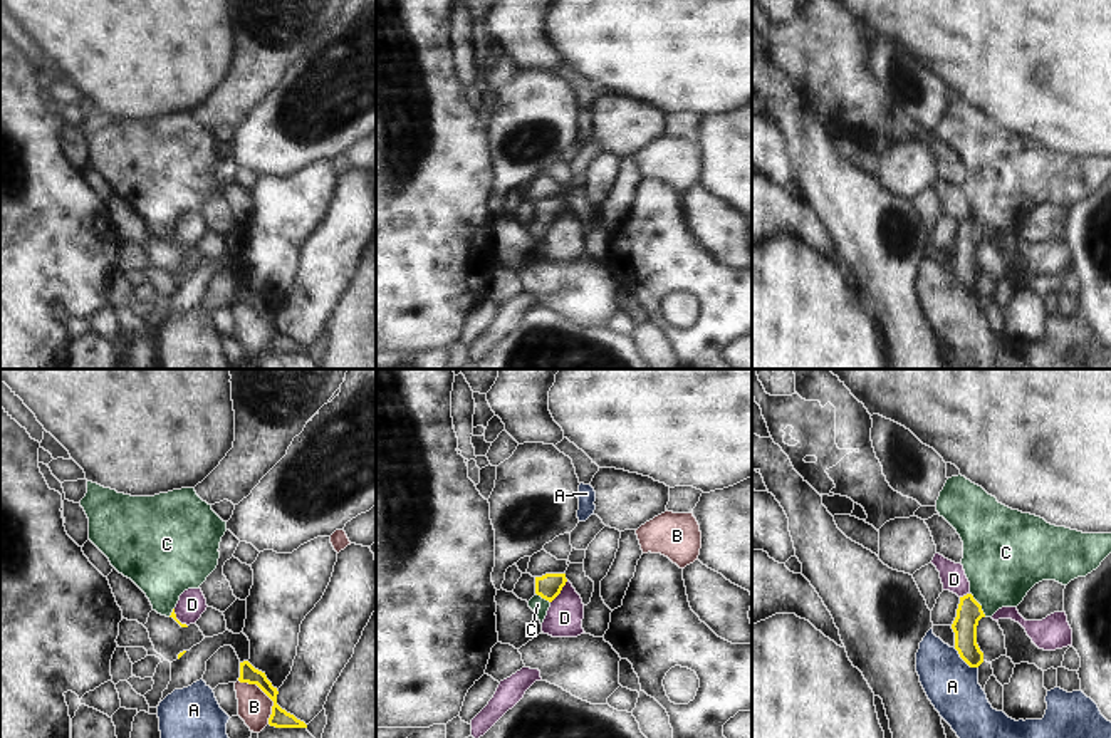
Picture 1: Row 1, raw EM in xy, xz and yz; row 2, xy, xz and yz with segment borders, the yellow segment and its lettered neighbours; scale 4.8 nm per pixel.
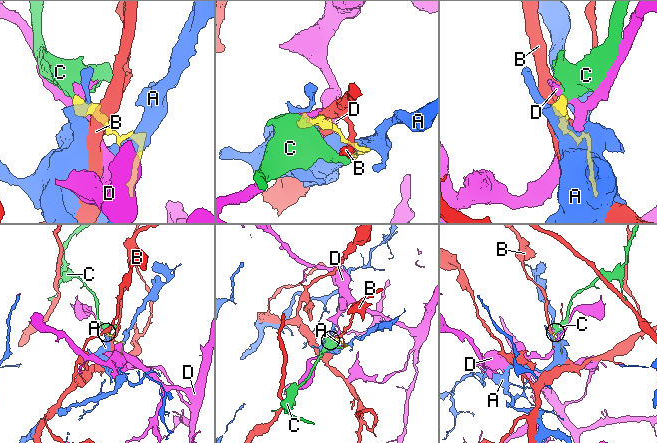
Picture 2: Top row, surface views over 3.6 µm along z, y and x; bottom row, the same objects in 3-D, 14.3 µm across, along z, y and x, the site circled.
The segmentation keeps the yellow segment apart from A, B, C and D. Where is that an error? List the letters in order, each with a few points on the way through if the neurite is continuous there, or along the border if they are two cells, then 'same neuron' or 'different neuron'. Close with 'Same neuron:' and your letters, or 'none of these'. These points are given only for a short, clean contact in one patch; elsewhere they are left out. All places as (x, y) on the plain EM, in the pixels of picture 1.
A: different neuron
B: different neuron
C: way yz (969, 237), (979, 228), (1001, 200), (1004, 183); same neuron
D: border xz (568, 205), (551, 227); different neuron
Same neuron: C

